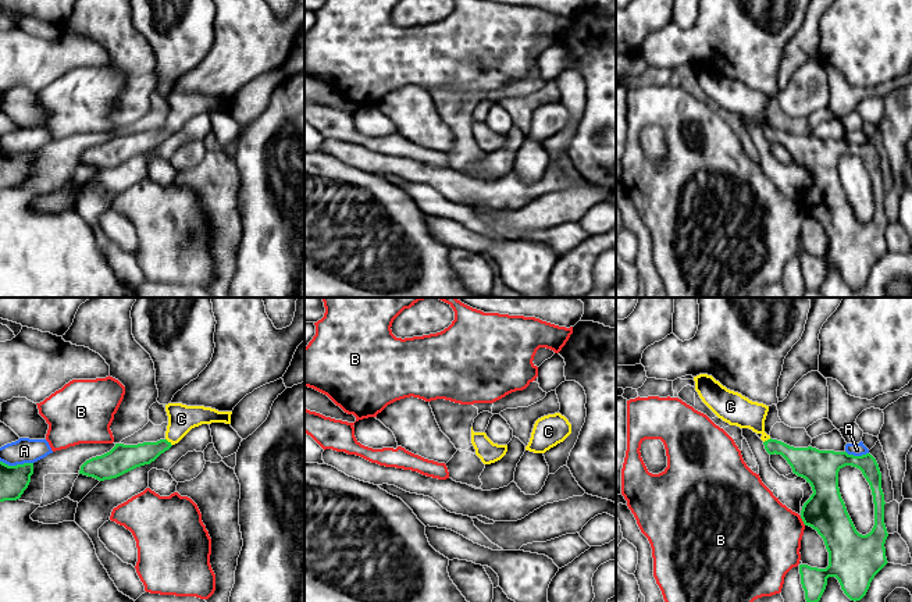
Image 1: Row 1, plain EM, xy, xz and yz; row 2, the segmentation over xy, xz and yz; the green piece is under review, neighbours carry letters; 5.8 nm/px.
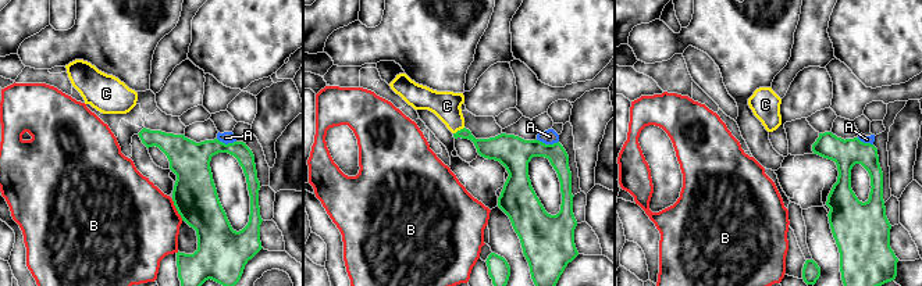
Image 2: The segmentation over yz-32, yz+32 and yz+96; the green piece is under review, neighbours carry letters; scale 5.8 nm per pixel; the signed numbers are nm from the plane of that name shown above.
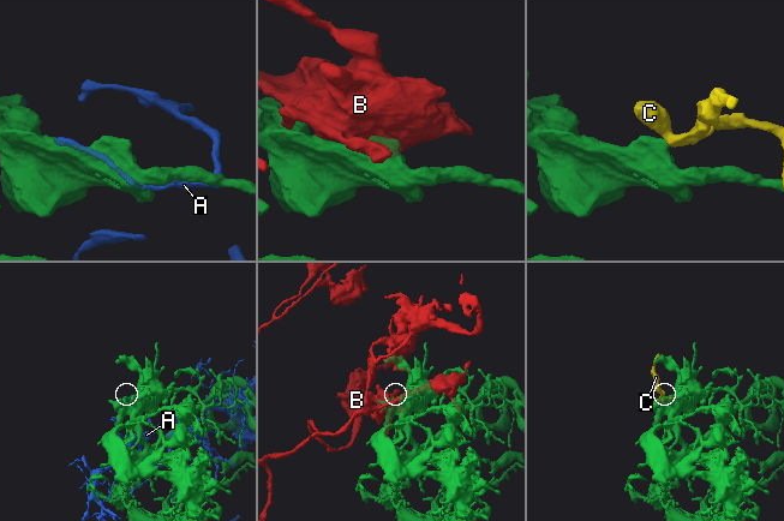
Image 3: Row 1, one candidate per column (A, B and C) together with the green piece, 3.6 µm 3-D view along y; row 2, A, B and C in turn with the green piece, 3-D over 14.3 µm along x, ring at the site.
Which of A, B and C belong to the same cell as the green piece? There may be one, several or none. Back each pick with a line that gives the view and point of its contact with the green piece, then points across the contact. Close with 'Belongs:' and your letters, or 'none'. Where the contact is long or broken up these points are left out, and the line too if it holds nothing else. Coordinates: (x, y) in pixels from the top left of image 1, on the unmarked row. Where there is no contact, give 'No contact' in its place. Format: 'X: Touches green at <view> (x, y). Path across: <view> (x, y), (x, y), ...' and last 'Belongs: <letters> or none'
C: Touches green at xy (168, 131). Path across: xy (128, 145), (149, 141), (168, 131), (181, 107)
Belongs: C

